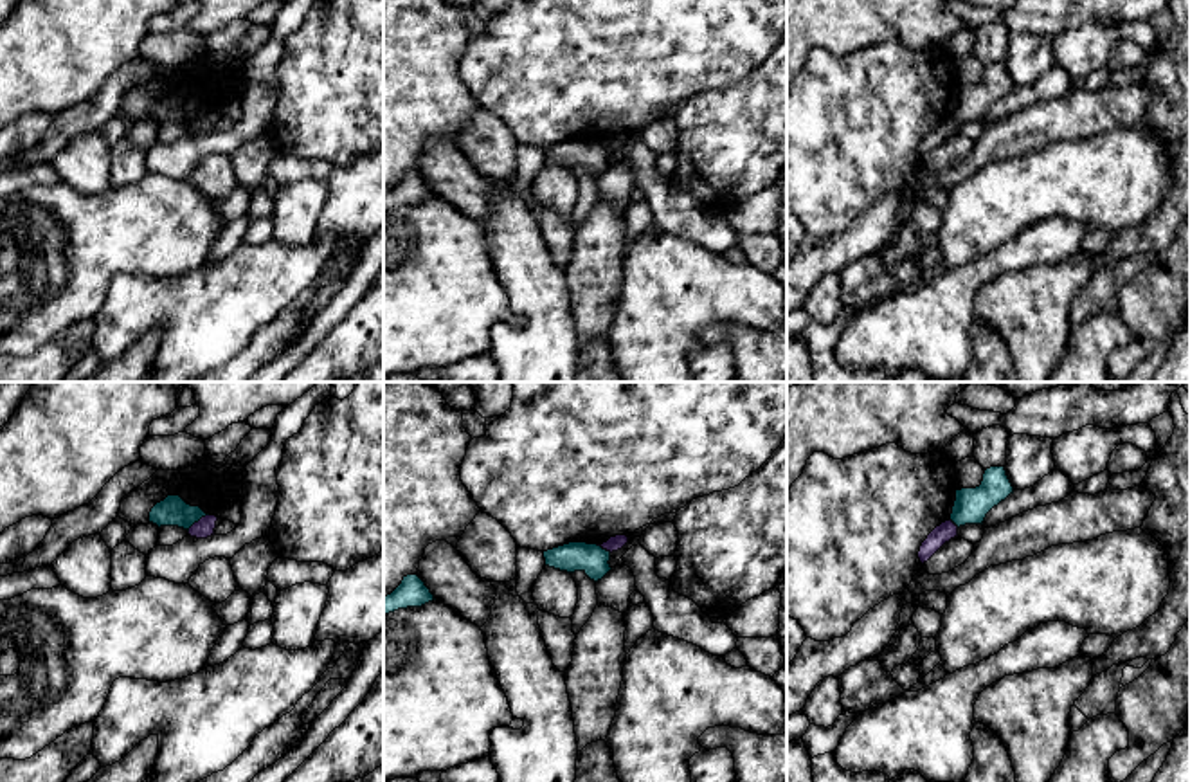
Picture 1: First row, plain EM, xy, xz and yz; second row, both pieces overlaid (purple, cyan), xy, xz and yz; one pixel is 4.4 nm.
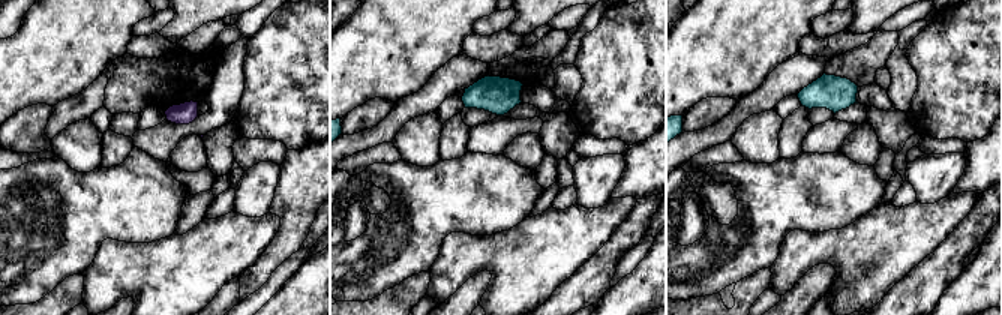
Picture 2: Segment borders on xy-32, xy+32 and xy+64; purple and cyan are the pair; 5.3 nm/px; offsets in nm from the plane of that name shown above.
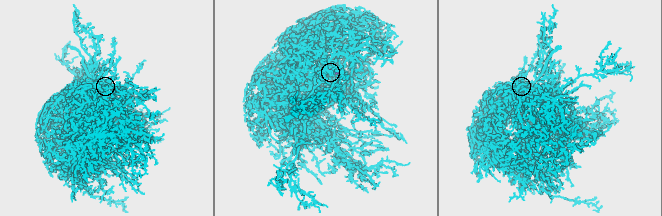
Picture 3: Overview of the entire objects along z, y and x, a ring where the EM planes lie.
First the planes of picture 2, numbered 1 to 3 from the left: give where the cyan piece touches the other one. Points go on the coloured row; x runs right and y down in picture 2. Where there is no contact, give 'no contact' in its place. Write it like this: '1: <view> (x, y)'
1: no contact
2: no contact
3: no contact

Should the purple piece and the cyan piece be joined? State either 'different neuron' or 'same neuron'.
different neuron

